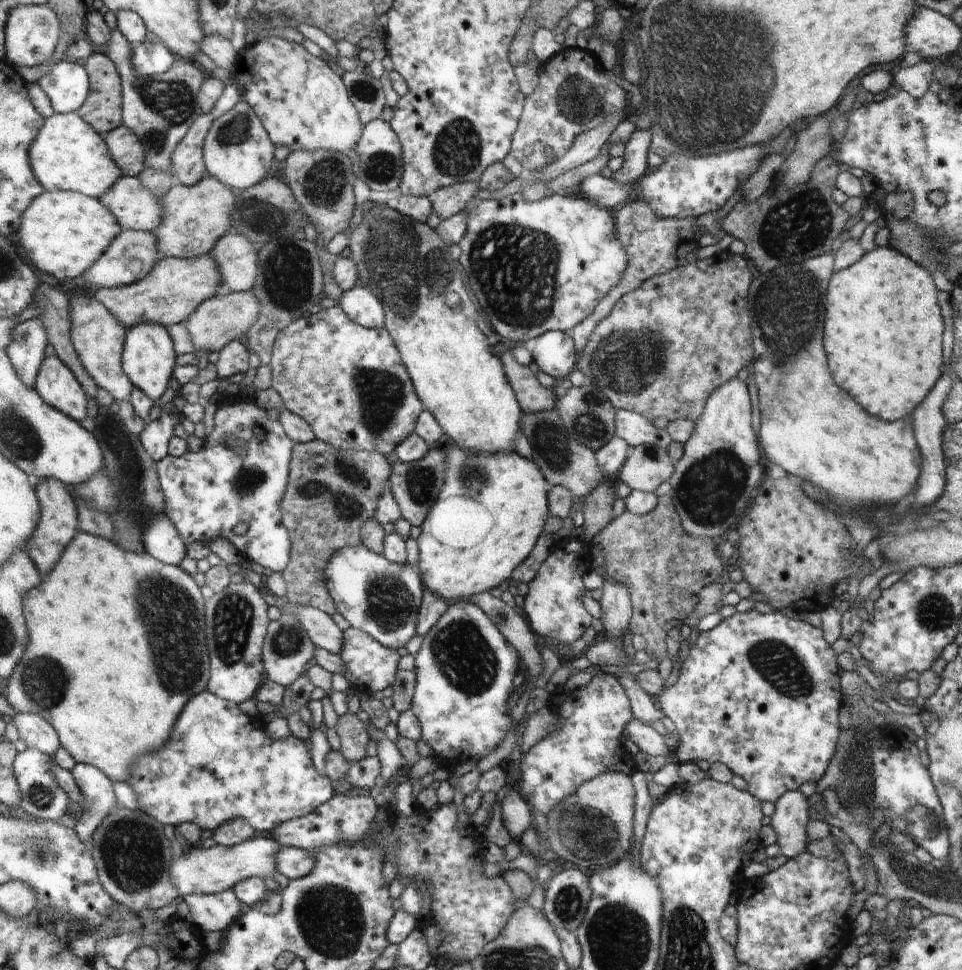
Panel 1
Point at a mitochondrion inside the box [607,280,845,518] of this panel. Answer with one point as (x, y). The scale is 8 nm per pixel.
(652, 454)

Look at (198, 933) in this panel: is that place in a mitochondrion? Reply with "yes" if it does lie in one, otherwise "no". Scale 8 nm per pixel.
no

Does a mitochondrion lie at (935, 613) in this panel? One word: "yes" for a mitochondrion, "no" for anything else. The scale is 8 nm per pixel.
yes

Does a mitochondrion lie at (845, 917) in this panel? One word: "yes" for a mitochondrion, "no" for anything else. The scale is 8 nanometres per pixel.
no

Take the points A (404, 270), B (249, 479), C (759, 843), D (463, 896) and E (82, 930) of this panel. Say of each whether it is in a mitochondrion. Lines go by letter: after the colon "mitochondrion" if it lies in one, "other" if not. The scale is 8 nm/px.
A: mitochondrion
B: mitochondrion
C: other
D: other
E: other

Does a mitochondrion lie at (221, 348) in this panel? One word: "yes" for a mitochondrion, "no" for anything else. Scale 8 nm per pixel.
no

